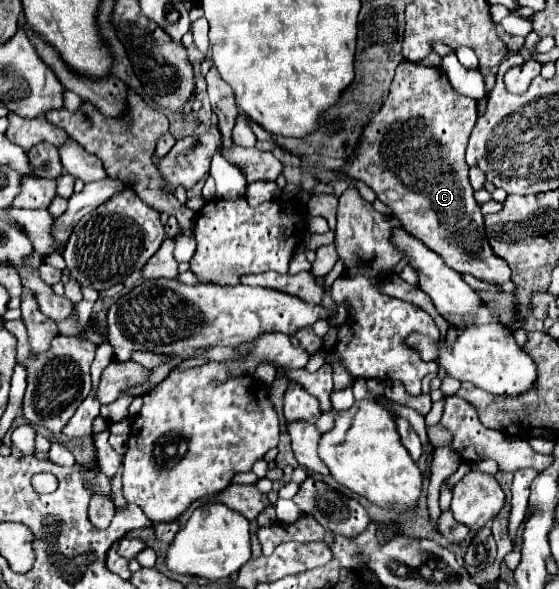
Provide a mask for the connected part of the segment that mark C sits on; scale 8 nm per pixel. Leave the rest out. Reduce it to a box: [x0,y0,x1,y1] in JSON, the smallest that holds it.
[343,62,511,284]

